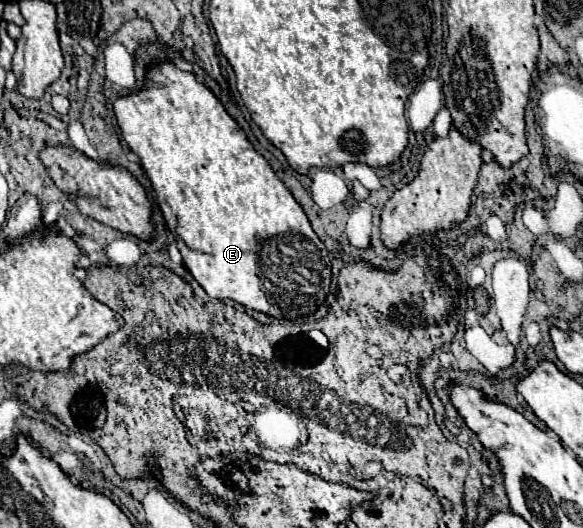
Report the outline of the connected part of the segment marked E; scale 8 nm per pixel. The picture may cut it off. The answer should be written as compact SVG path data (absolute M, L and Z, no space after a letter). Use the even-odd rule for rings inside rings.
M160 62L160 64L152 64L150 70L146 72L146 80L142 84L142 88L132 90L126 96L118 96L114 100L114 112L116 112L116 120L120 126L120 132L126 140L126 144L130 146L130 150L140 158L142 168L146 170L152 188L156 192L156 202L162 210L162 216L166 220L168 230L172 230L176 234L176 244L178 250L182 254L184 266L190 270L190 274L194 276L194 280L206 290L206 294L210 298L218 298L218 300L236 300L246 308L270 314L274 318L284 318L284 320L296 320L302 318L310 312L314 312L326 298L328 290L330 290L330 254L326 250L326 246L322 244L322 240L316 236L316 232L312 230L302 206L294 200L294 196L288 192L288 188L284 186L284 182L276 176L276 172L272 170L272 166L268 164L268 160L264 160L264 156L260 156L250 140L246 138L244 130L236 124L236 120L224 110L222 102L204 86L196 80L194 72L184 72L178 66L174 66L172 62Z

